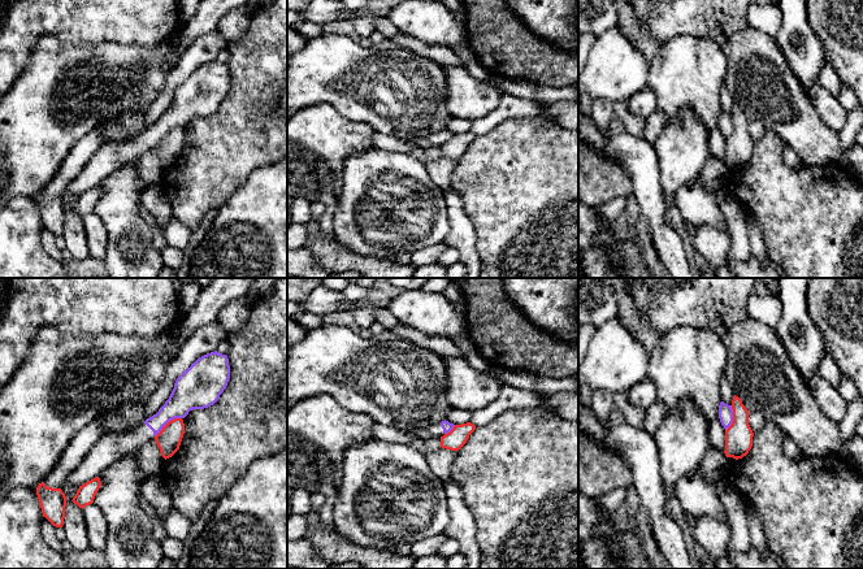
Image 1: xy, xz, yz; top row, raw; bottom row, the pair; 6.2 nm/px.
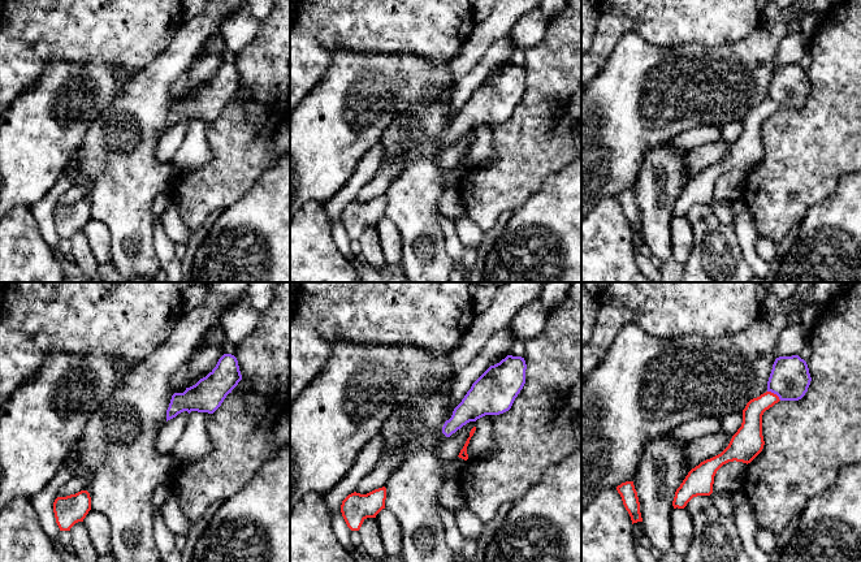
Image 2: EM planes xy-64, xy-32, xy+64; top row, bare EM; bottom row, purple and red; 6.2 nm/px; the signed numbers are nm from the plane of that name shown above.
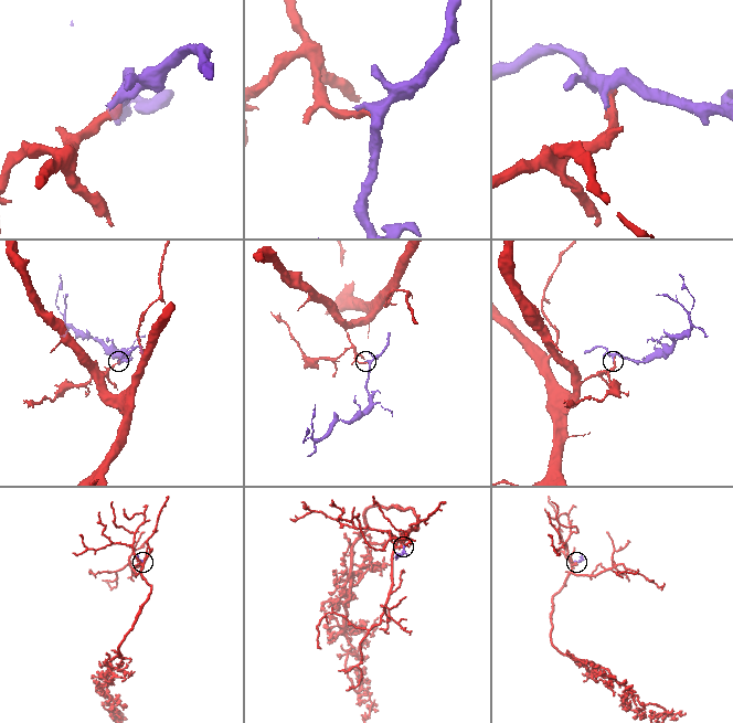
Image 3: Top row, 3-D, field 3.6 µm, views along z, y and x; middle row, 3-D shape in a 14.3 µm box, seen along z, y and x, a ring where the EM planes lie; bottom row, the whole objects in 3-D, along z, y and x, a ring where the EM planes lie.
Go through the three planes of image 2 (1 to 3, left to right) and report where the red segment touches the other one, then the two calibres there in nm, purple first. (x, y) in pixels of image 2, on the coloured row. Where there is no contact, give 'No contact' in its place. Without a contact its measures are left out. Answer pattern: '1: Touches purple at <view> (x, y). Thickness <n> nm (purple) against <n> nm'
1: No contact
2: No contact
3: Touches purple at xy+64 (774, 393). Thickness 260 nm (purple) against 130 nm

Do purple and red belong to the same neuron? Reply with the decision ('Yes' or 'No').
No

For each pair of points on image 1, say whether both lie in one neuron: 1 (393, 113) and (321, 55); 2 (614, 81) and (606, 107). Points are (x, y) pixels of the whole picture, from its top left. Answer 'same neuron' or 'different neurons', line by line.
1: same neuron
2: different neurons

